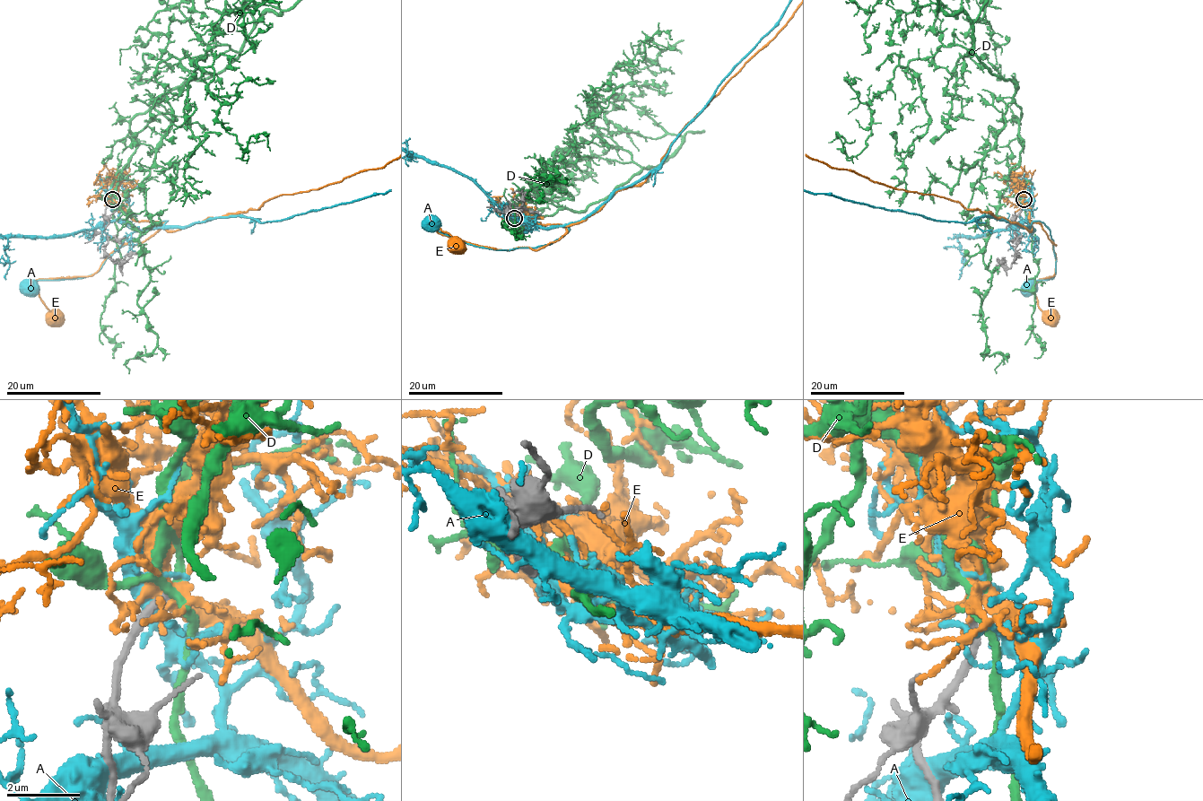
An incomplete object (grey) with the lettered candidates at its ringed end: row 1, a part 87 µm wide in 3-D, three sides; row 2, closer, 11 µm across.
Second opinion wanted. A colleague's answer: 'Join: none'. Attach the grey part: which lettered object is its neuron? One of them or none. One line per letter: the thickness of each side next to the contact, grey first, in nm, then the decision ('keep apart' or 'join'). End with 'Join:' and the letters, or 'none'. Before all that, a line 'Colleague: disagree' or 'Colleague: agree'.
Colleague: disagree
A: calibres 260 and 360 nm; keep apart
D: calibres 240 and 200 nm; join
E: calibres 260 and 400 nm; keep apart
Join: D

